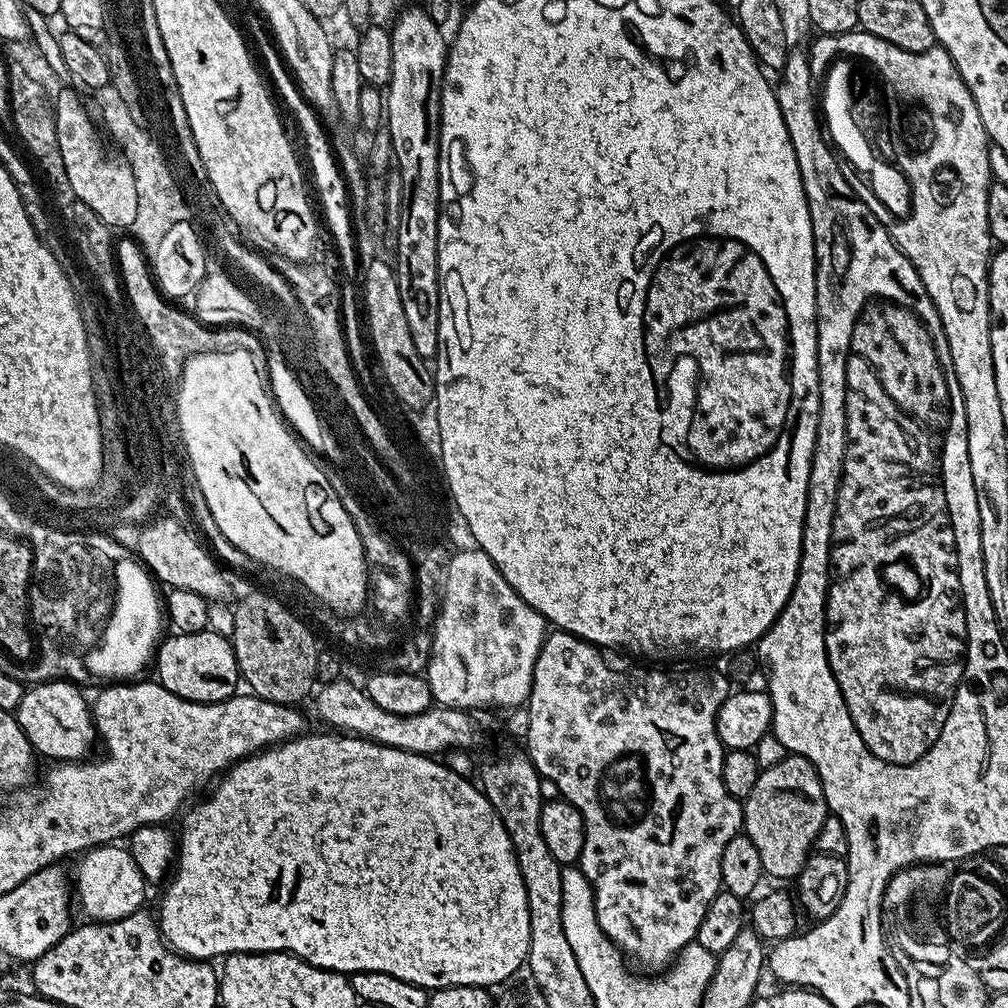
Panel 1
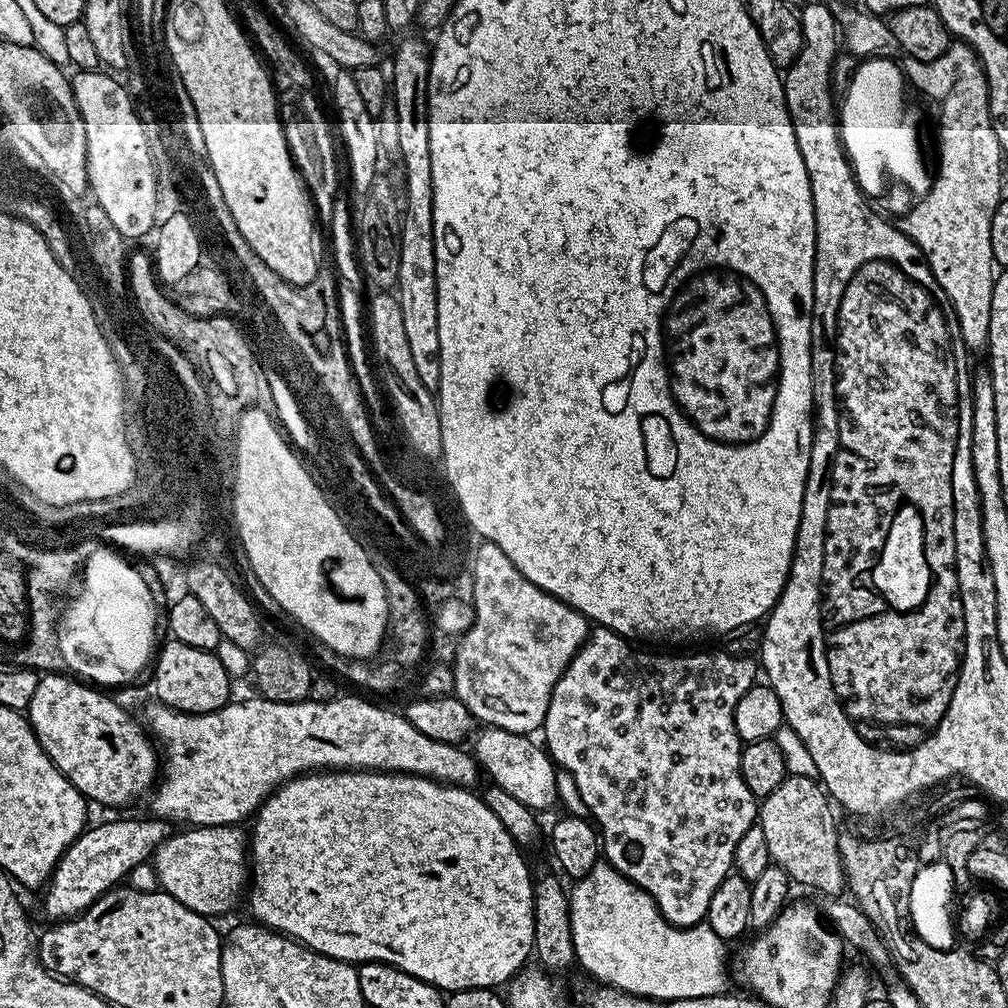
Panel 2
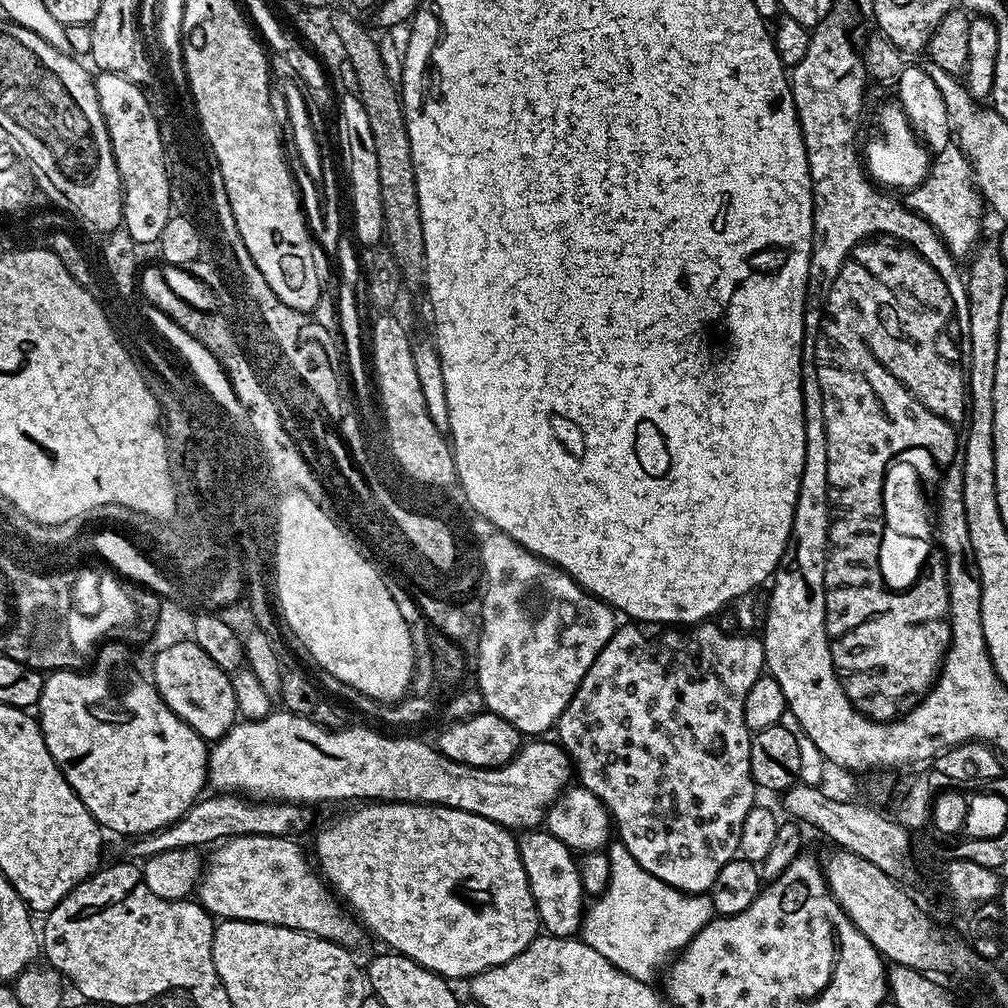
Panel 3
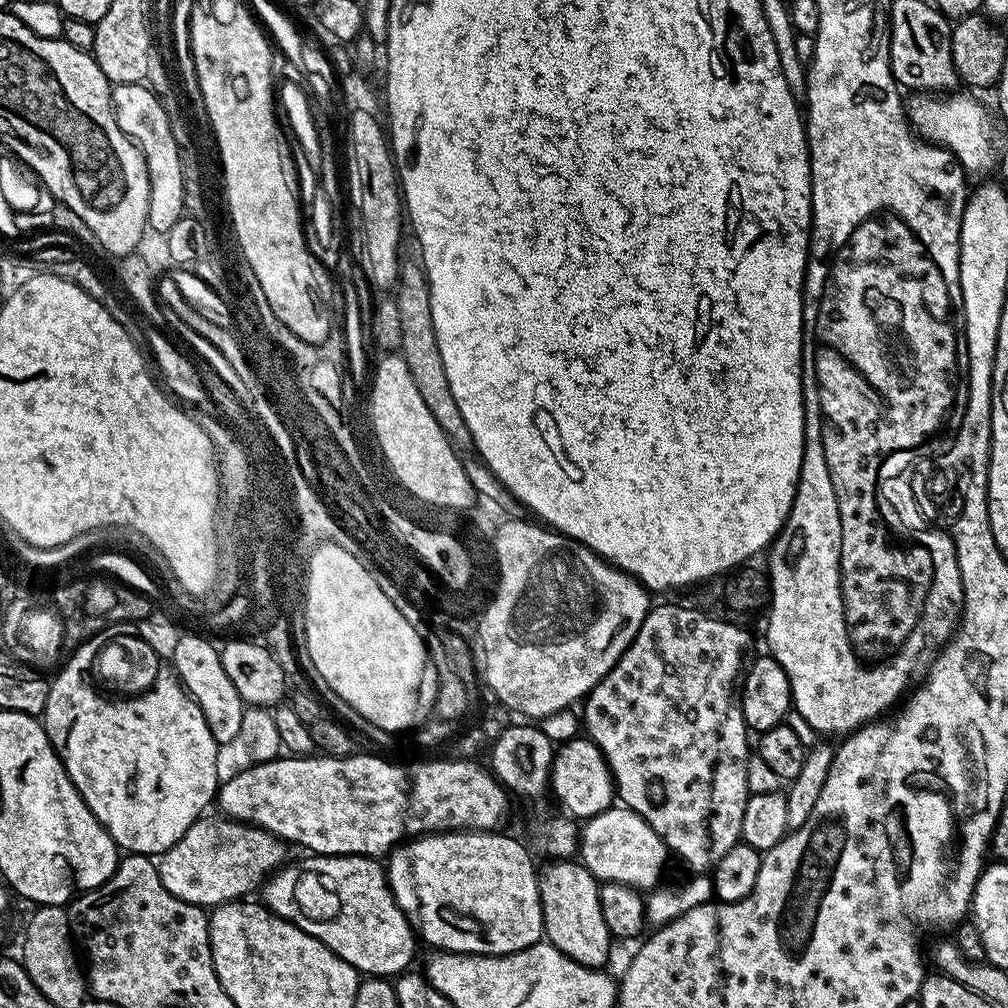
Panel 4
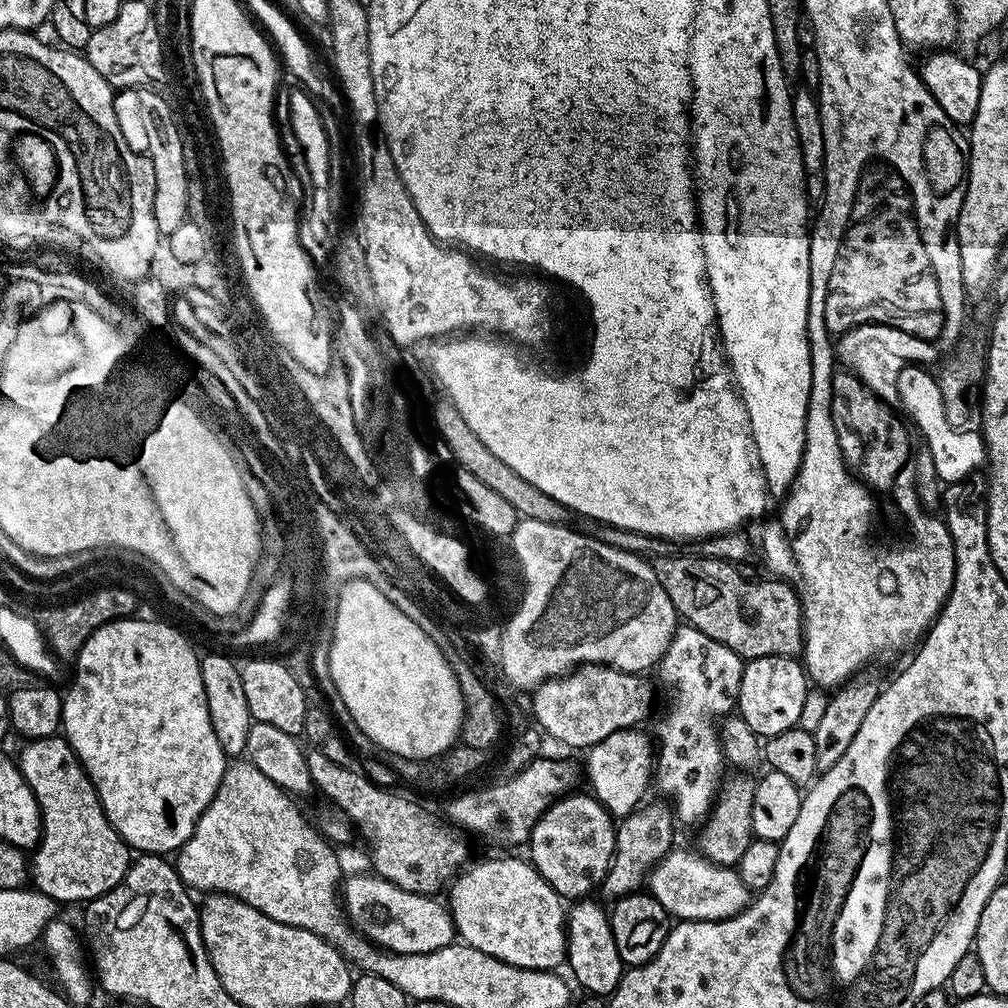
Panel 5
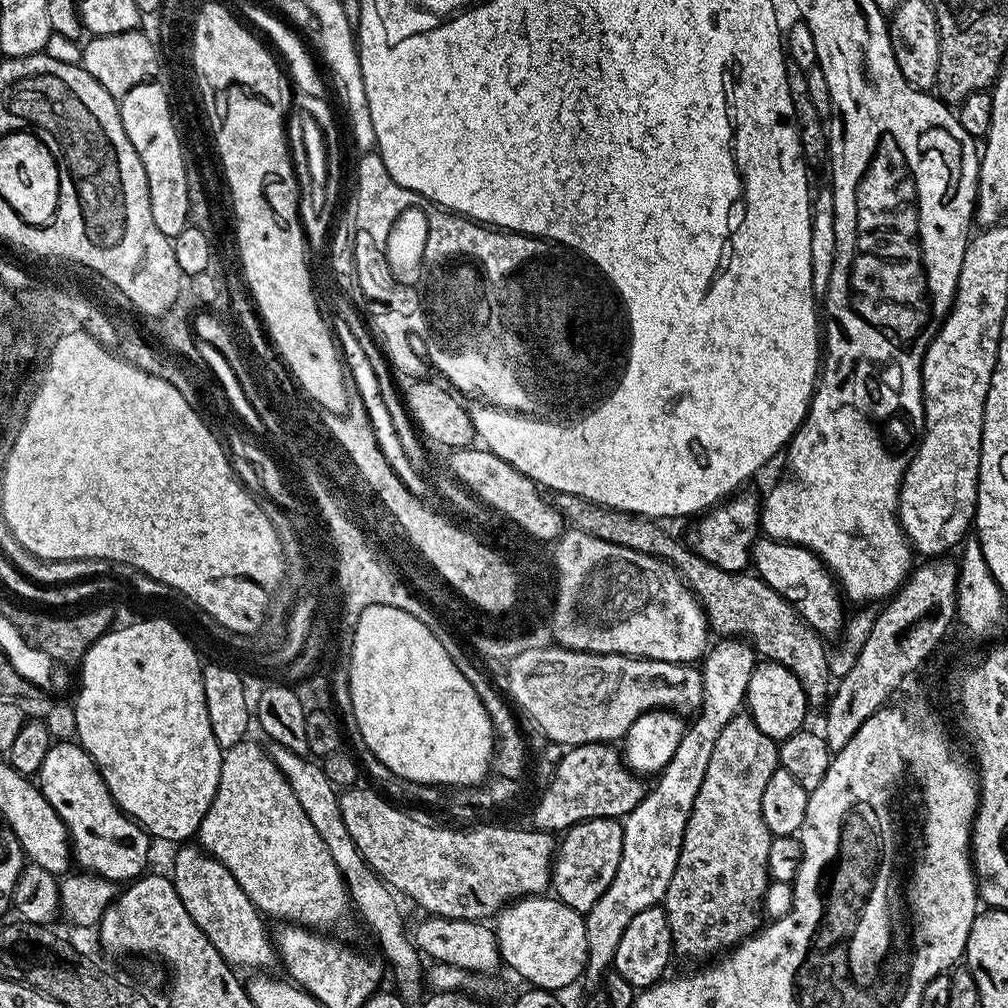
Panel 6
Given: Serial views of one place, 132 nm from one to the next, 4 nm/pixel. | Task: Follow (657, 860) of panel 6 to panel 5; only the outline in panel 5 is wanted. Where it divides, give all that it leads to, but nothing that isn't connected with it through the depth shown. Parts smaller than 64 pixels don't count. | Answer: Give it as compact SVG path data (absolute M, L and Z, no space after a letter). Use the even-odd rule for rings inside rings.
M667 803L637 807L619 821L616 830L616 853L602 885L602 892L611 898L629 896L647 881L653 864L667 852L673 851L672 824L674 813Z

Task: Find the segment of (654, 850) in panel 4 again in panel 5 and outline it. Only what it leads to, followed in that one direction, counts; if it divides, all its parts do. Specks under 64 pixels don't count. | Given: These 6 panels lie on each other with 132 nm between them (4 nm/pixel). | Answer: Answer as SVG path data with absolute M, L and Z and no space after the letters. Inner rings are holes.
M673 850L652 865L646 881L647 891L668 911L669 917L682 920L725 920L750 903L748 887L735 867L714 864L697 851Z

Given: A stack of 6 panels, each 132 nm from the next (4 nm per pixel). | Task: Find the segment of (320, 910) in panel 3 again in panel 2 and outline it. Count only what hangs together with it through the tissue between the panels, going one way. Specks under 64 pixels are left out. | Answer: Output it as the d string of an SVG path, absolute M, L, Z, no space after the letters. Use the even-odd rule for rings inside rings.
M223 824L173 831L156 847L154 865L156 880L160 883L157 885L200 916L217 918L230 911L239 900L241 903L250 876L246 867L246 832L242 829L234 824Z

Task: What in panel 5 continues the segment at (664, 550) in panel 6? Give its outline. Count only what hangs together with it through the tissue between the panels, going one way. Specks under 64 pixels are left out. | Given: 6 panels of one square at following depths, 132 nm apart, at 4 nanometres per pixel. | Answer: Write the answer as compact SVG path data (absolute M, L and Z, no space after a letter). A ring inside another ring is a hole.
M689 554L657 556L651 561L662 590L670 598L677 617L687 627L702 630L714 642L730 646L745 662L759 656L801 655L804 647L804 616L791 583L779 578L747 580L735 563Z

